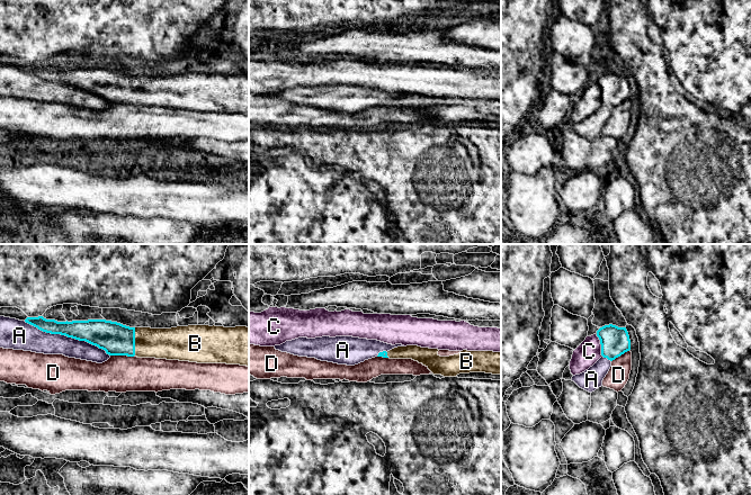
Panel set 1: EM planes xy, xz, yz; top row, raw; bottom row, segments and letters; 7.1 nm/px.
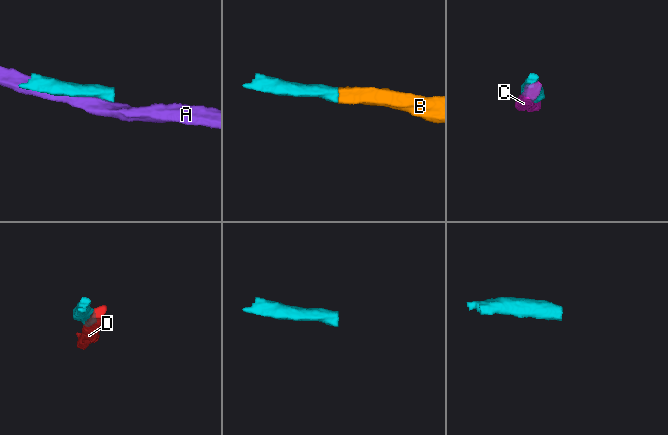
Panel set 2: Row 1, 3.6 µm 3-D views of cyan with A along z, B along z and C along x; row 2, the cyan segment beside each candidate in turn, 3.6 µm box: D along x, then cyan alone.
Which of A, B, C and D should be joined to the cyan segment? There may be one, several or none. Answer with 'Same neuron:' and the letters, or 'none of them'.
Same neuron: B

